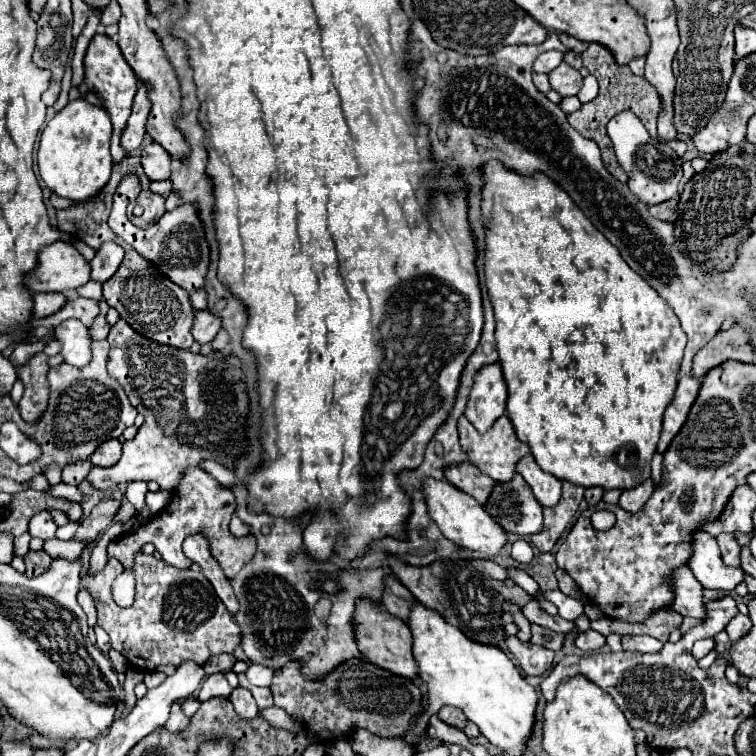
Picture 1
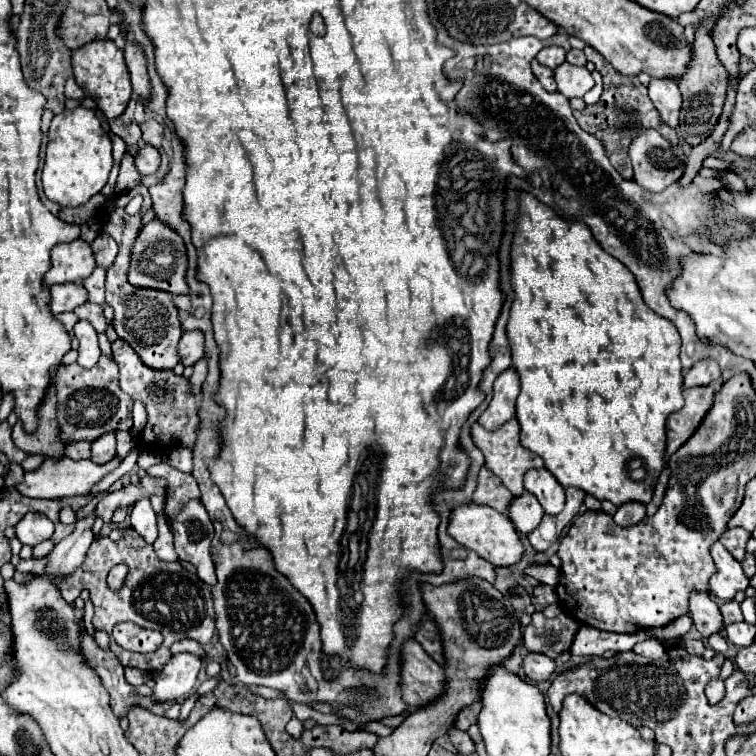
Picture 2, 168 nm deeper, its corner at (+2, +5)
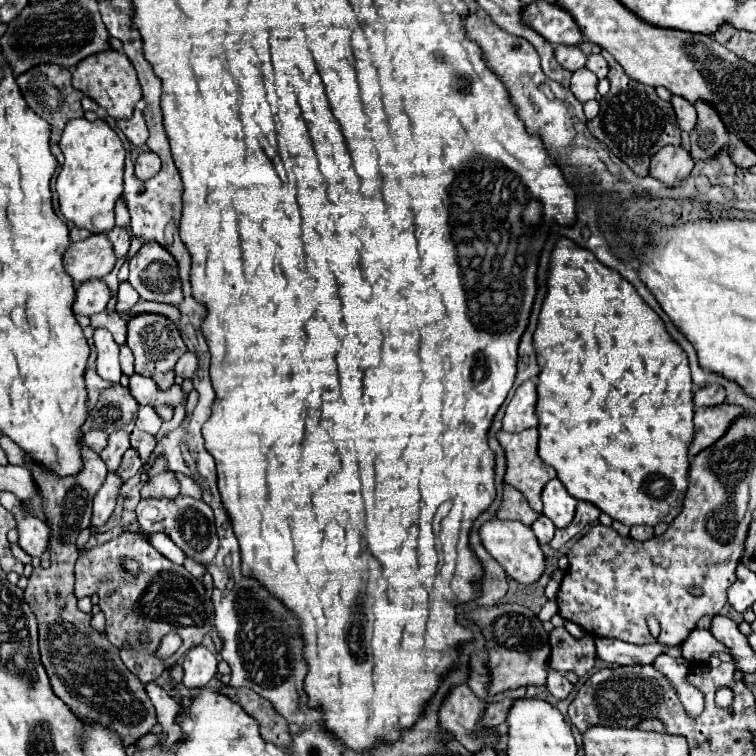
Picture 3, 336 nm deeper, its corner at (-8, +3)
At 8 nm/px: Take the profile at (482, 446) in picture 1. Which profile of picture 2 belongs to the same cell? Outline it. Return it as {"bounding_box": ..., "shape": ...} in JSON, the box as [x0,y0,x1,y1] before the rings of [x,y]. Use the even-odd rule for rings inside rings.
{"bounding_box":[472,418,544,496],"shape":[[[512,418],[510,422],[506,422],[504,426],[500,426],[498,430],[484,430],[478,422],[472,424],[472,438],[474,438],[474,444],[482,450],[484,454],[484,460],[486,460],[486,468],[492,470],[500,480],[502,484],[514,494],[514,496],[520,496],[524,486],[522,486],[522,478],[524,478],[524,472],[530,470],[530,468],[542,468],[544,462],[540,456],[536,456],[534,452],[530,452],[528,448],[524,448],[520,444],[520,426],[518,426],[518,420]]]}

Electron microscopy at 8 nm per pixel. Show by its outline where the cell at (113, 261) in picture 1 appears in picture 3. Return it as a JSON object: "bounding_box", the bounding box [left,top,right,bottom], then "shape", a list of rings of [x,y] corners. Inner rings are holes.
{"bounding_box":[108,226,130,258],"shape":[[[114,226],[108,234],[108,240],[114,244],[114,252],[118,258],[124,258],[128,254],[128,248],[130,248],[130,234],[126,228],[120,228],[120,226]]]}

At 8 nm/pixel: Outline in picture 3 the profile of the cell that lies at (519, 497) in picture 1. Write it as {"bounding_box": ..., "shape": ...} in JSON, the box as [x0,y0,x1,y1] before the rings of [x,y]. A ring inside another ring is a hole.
{"bounding_box":[532,516,556,544],"shape":[[[540,516],[540,518],[532,524],[532,530],[534,530],[536,538],[540,540],[540,544],[548,544],[548,542],[554,538],[556,526],[554,526],[552,520],[548,520],[546,516]]]}

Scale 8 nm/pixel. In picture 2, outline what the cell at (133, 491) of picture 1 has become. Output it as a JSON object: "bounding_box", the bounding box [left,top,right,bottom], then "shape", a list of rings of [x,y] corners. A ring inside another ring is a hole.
{"bounding_box":[130,498,158,544],"shape":[[[142,498],[134,504],[132,514],[130,514],[130,526],[148,542],[152,544],[158,538],[158,528],[156,528],[156,512],[150,506],[148,498]]]}

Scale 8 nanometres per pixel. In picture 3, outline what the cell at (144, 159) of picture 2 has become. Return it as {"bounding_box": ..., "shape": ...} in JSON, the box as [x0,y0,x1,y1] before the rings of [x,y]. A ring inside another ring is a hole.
{"bounding_box":[134,152,160,180],"shape":[[[142,152],[138,158],[136,158],[136,164],[134,164],[134,168],[136,168],[136,176],[140,178],[140,180],[148,180],[148,178],[152,178],[158,170],[160,170],[160,158],[154,154],[154,152]]]}

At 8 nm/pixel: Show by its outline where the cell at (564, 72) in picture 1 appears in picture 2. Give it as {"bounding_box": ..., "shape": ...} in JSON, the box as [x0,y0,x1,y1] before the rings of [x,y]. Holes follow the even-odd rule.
{"bounding_box":[554,62,594,98],"shape":[[[568,62],[560,64],[554,70],[554,80],[558,84],[558,92],[564,94],[566,98],[582,98],[594,84],[588,68],[578,68]]]}

